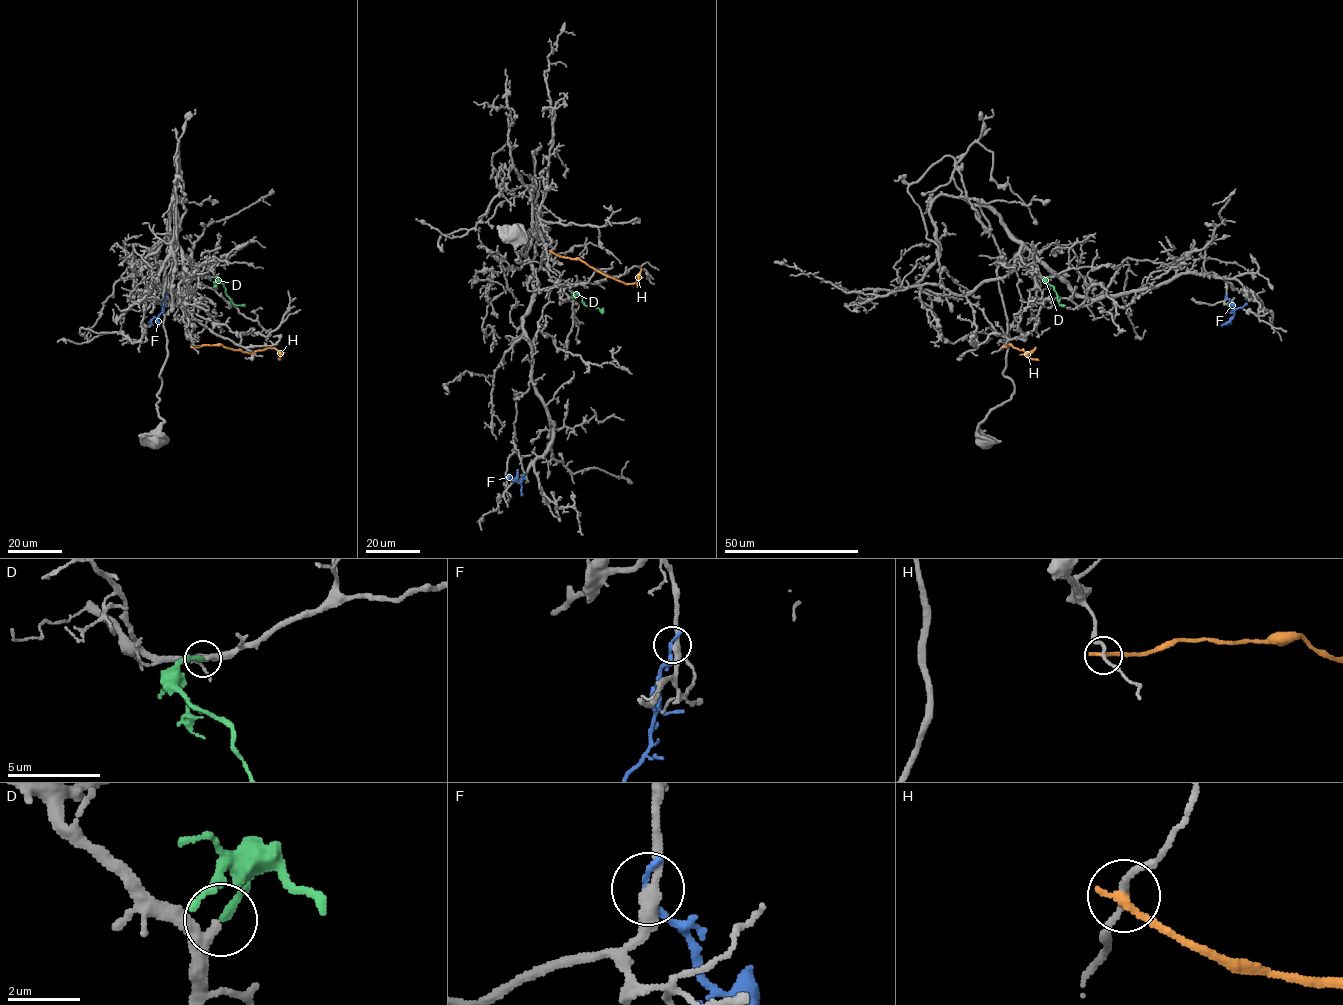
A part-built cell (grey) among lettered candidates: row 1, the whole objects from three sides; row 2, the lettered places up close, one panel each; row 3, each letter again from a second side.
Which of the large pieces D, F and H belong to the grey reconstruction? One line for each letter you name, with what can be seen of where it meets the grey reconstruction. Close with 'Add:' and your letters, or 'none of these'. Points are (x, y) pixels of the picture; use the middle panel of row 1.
D: meets grey at (574, 298)
Add: D

